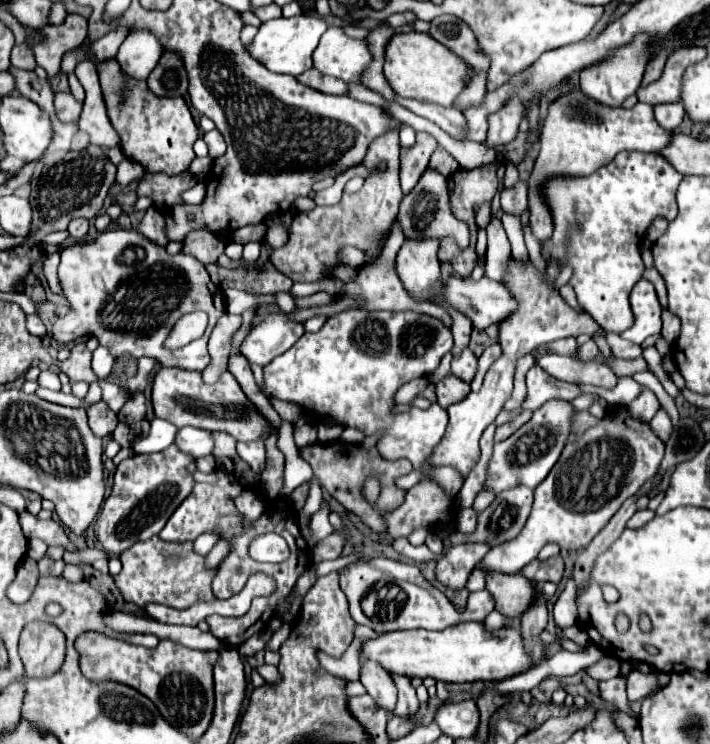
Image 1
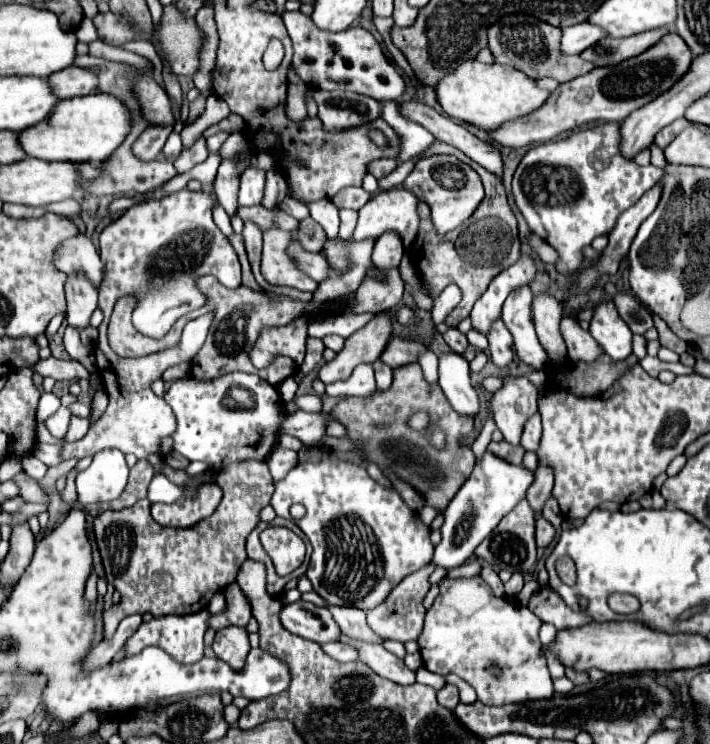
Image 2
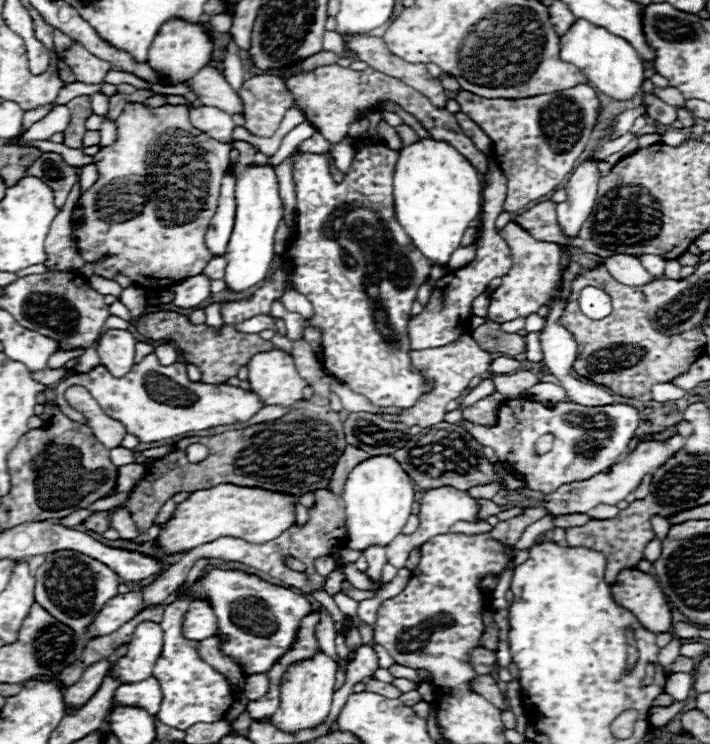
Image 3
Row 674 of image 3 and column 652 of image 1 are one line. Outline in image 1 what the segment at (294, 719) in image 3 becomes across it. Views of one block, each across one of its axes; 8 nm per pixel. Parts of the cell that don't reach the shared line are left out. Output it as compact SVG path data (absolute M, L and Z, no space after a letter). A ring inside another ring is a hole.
M640 280L636 282L632 294L630 294L630 302L632 302L632 312L634 312L634 326L630 330L626 330L622 334L622 338L634 342L634 344L642 344L648 336L652 334L660 334L662 328L662 320L660 320L660 312L662 306L656 298L654 286L648 280Z

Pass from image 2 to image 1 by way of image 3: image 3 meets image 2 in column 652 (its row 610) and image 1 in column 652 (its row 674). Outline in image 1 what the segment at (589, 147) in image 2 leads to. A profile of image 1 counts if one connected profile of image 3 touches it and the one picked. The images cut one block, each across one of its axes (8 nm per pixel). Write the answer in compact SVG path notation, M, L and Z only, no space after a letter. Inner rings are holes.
M622 152L586 178L554 178L544 188L554 216L552 256L574 268L570 284L576 290L578 304L606 332L622 334L634 324L628 298L644 272L640 244L656 218L668 222L676 218L674 196L682 178L658 154ZM576 222L582 224L582 232L576 230ZM564 238L570 240L568 246L564 246Z

